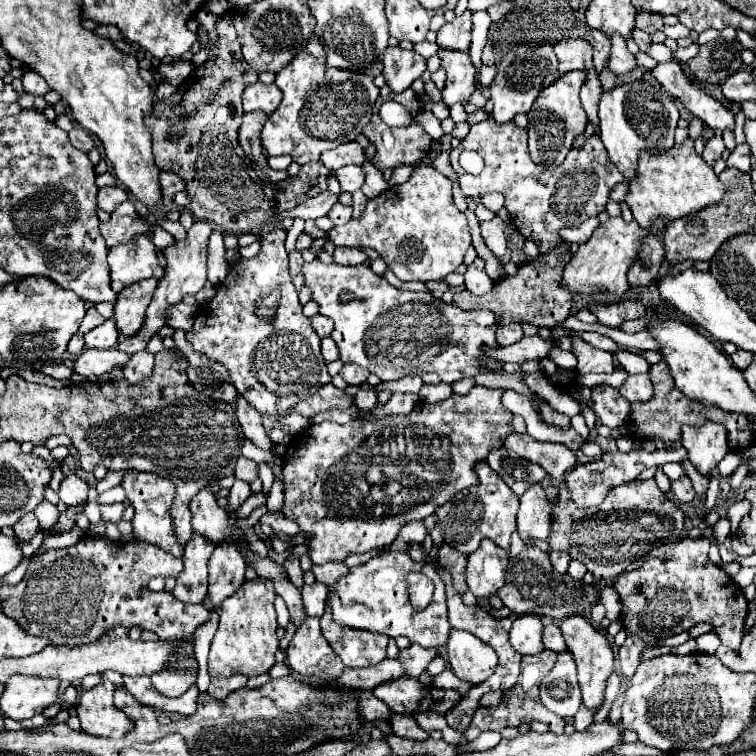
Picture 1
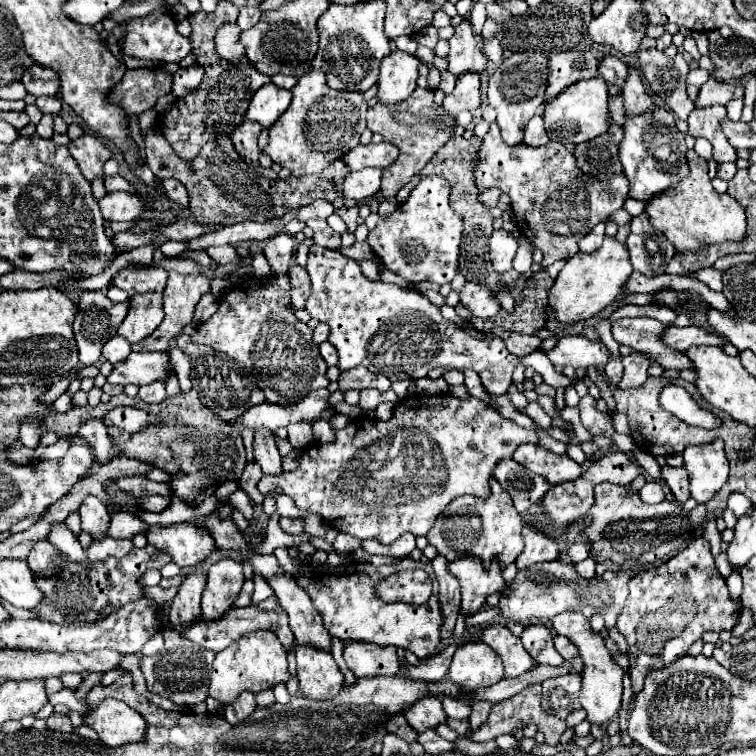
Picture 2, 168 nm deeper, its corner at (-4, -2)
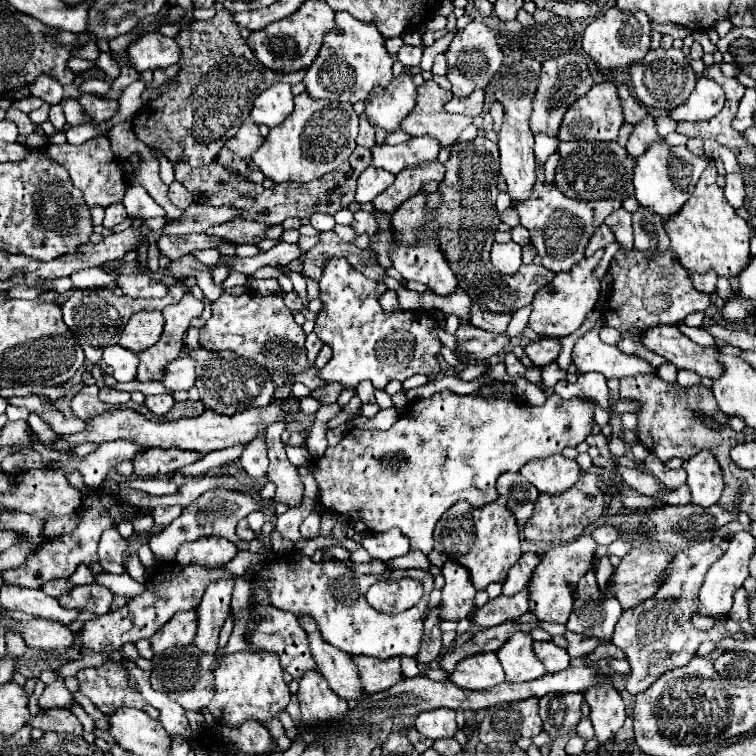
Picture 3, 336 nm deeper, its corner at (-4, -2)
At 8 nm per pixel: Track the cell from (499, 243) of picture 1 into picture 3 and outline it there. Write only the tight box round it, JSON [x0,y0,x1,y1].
[492,241,522,275]

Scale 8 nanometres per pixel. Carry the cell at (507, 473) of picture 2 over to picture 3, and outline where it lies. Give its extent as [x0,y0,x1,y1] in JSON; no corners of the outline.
[496,473,538,525]

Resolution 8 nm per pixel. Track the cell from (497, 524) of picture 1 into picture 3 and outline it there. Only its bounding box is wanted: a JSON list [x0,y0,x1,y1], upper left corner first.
[434,497,522,589]

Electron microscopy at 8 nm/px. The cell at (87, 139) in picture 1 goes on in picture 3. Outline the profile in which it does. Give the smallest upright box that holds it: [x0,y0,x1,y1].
[46,135,128,207]

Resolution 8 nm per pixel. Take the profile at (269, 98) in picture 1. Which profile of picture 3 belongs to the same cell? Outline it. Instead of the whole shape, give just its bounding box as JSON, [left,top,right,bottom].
[250,83,294,127]

